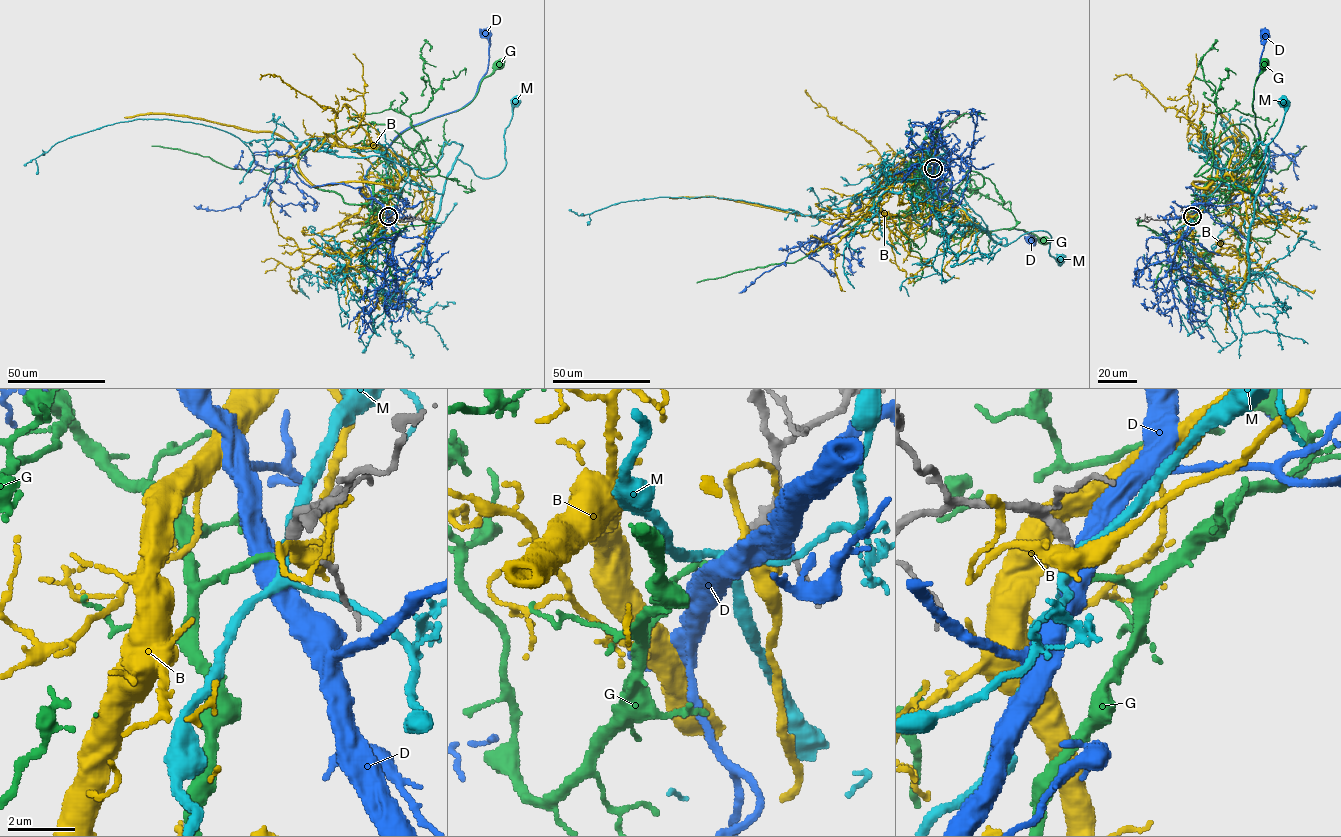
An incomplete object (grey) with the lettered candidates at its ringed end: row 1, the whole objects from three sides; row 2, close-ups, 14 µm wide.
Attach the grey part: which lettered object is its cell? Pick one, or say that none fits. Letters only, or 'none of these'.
G

